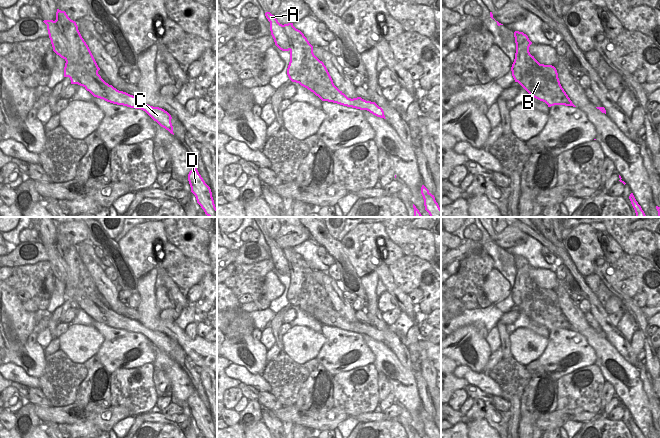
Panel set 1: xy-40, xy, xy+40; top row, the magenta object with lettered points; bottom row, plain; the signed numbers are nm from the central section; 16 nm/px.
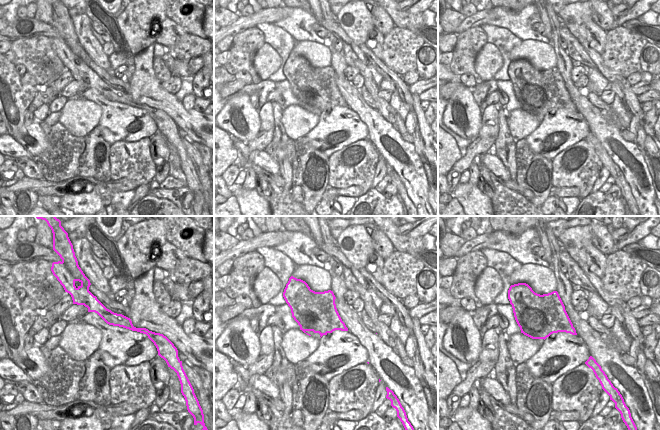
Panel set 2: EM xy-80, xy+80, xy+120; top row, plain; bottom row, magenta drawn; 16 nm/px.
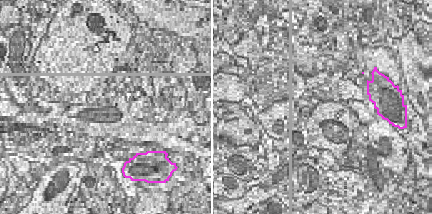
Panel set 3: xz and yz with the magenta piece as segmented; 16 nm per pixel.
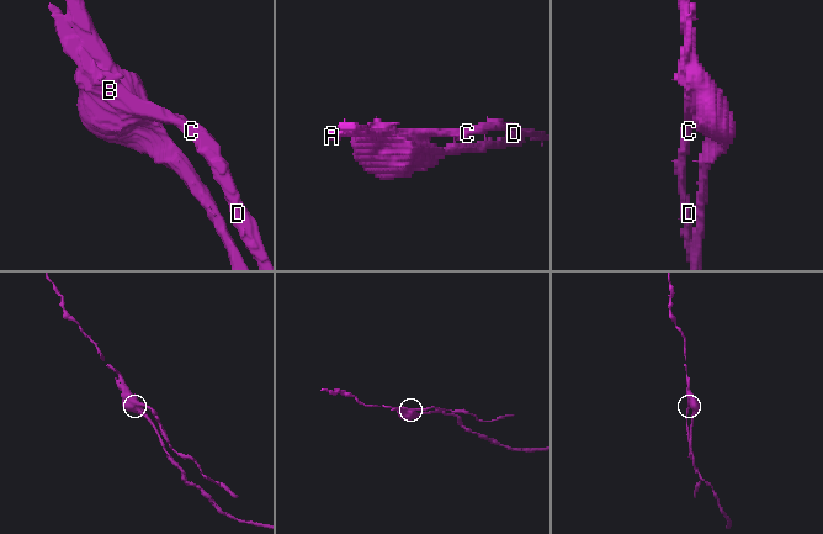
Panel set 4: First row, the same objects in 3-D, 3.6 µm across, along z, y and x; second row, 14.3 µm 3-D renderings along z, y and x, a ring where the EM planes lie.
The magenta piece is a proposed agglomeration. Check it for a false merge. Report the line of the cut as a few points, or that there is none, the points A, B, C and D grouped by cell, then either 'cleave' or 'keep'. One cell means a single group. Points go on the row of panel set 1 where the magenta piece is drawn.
cut in xy-40 along (99, 77), (100, 92), (109, 101); A B / C D; cleave

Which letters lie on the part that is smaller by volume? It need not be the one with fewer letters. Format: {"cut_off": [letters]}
{"cut_off": ["C", "D"]}

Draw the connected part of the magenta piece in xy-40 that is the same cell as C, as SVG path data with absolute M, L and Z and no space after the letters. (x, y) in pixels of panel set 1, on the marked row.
M99 78L99 82L101 83L100 93L102 93L103 98L107 99L110 103L141 109L161 127L165 128L174 135L171 123L172 117L167 111L159 107L150 106L136 96L117 90L112 85L106 83L102 78Z

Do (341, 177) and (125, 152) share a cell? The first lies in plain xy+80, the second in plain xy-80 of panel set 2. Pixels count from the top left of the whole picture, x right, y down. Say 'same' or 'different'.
same

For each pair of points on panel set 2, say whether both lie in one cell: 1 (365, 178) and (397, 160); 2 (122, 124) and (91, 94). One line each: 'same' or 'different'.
1: different
2: same

